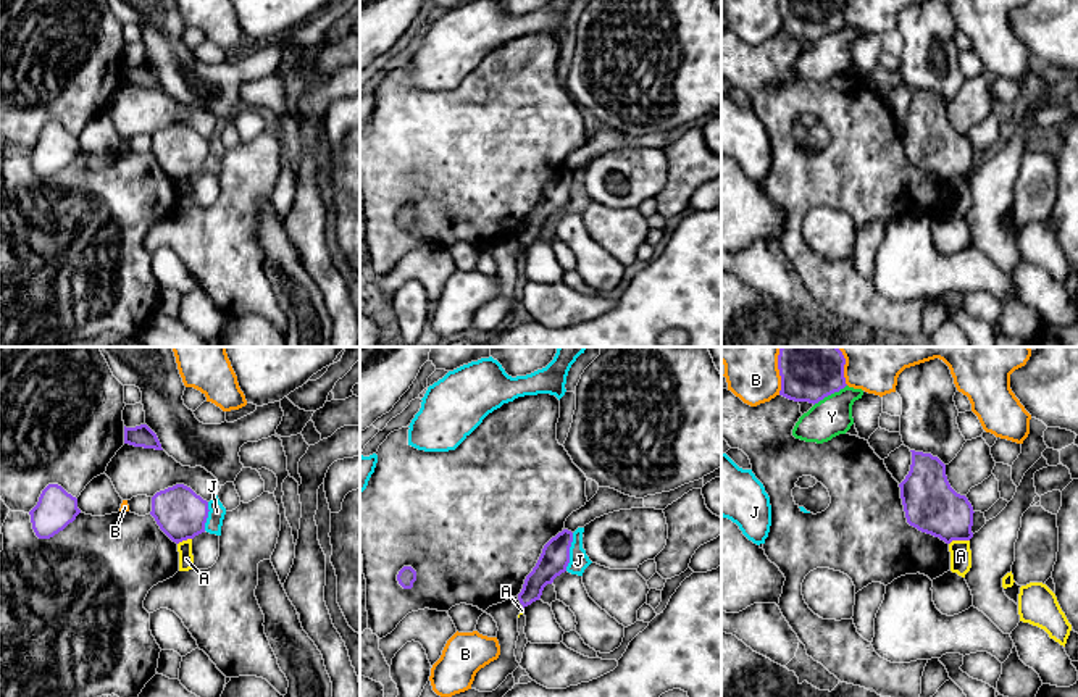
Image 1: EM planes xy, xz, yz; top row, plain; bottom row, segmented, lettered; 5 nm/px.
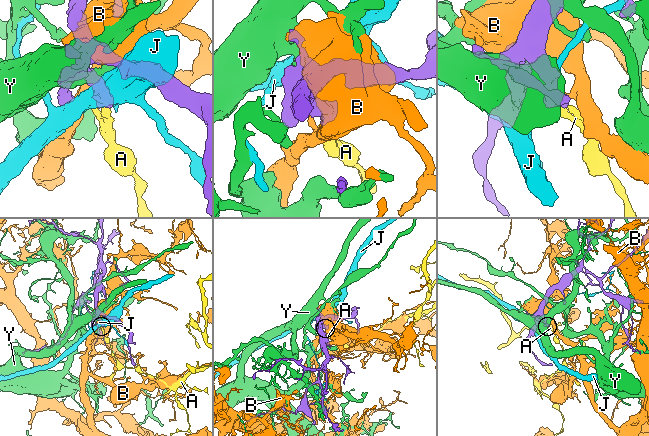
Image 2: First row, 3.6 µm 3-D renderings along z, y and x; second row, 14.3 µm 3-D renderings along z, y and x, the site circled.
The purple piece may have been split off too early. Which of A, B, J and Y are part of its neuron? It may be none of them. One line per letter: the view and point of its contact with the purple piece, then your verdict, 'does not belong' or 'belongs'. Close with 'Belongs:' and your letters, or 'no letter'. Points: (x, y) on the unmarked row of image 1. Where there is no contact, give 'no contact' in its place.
A: meets purple in yz at (959, 178); does not belong
B: meets purple in yz at (781, 16); does not belong
J: meets purple in xz at (568, 191); does not belong
Y: meets purple in yz at (830, 33); does not belong
Belongs: no letter

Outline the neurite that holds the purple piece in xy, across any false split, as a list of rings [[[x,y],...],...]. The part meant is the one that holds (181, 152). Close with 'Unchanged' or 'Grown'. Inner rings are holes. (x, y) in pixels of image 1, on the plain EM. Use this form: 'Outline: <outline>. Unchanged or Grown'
Outline: [[[184,123],[160,129],[152,136],[150,153],[176,182],[205,171],[208,150],[208,140]]]. Unchanged

